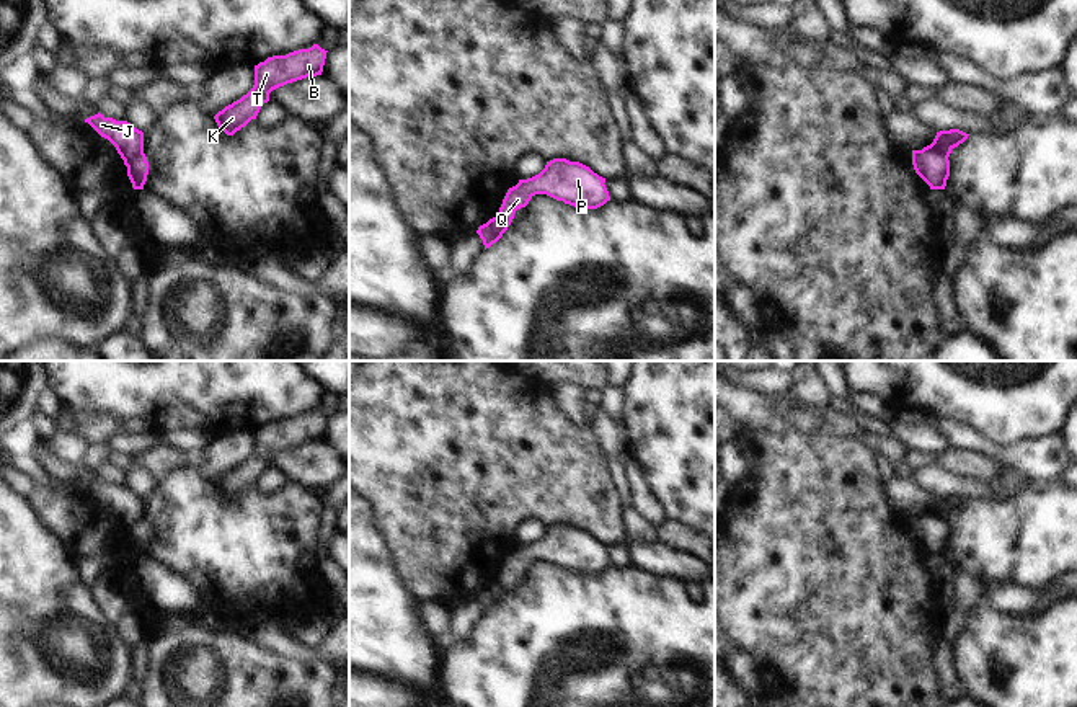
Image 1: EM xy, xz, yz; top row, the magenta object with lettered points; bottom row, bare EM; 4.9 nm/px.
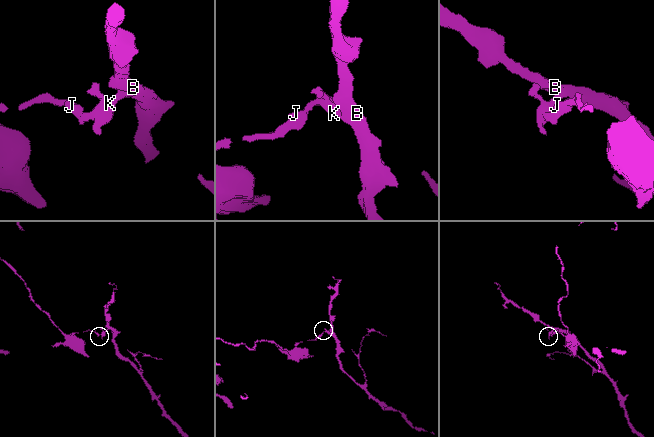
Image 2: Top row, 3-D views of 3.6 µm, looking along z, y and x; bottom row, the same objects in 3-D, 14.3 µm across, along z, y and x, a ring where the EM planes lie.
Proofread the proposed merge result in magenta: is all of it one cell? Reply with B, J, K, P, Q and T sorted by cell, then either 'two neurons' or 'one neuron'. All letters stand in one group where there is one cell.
B K P Q T / J | two neurons

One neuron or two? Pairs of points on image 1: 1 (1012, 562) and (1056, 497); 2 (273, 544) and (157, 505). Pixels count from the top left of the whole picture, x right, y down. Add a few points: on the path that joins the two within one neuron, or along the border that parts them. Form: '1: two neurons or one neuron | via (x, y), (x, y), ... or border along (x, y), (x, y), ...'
1: one neuron | via (1020, 546), (1050, 513)
2: one neuron | via (243, 544), (216, 544), (186, 520)

